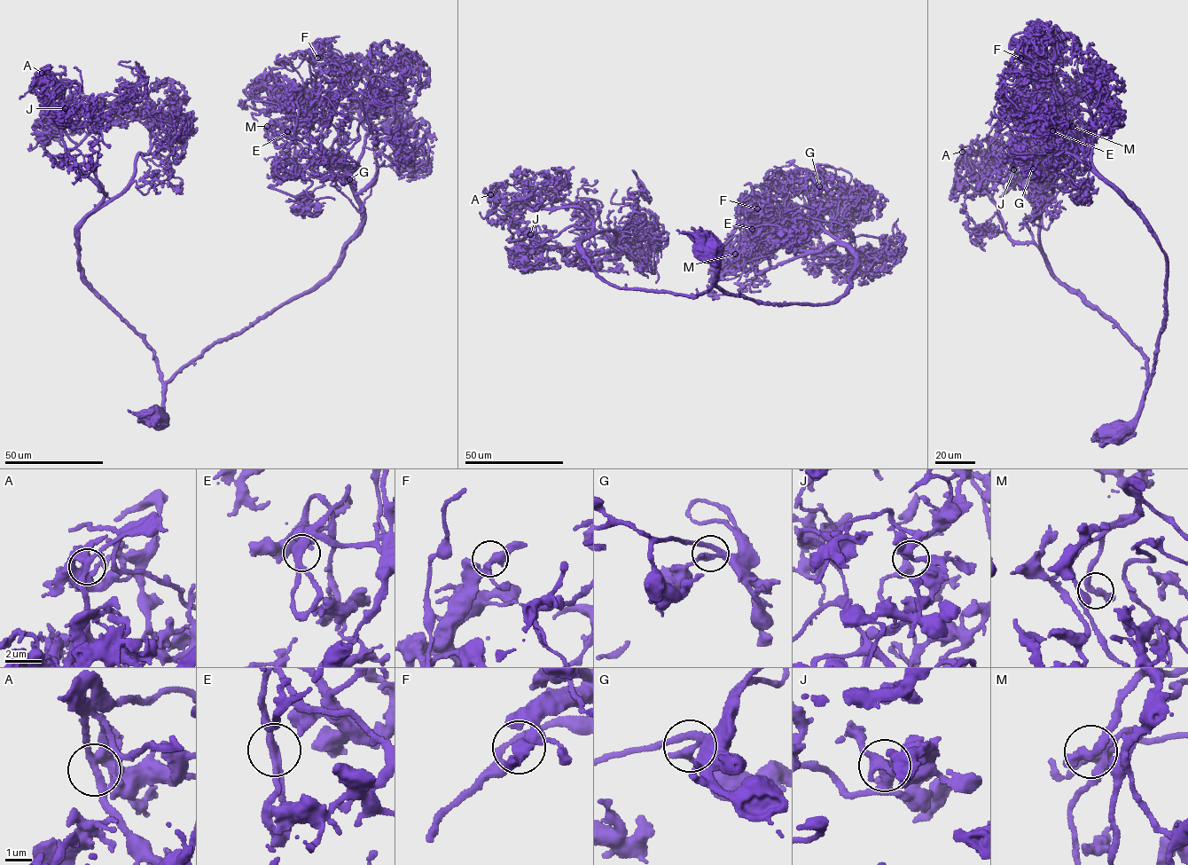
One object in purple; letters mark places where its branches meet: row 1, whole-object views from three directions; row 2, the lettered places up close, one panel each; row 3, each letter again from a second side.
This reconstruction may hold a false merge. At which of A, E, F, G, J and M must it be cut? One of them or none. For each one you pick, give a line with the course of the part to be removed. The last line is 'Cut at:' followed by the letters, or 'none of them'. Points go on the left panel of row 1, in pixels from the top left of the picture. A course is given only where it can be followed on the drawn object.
Cut at: none of them

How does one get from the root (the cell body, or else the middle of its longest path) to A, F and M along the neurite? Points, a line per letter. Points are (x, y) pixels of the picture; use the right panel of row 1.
A: (1119, 436), (1145, 389), (1143, 352), (1061, 283), (1036, 246), (1008, 238), (981, 156), (962, 152)
F: (1119, 436), (1152, 374), (1168, 314), (1168, 259), (1061, 117), (1044, 64), (1020, 58)
M: (1119, 436), (1152, 374), (1168, 314), (1168, 259), (1092, 165), (1096, 120), (1082, 110), (1072, 125)

